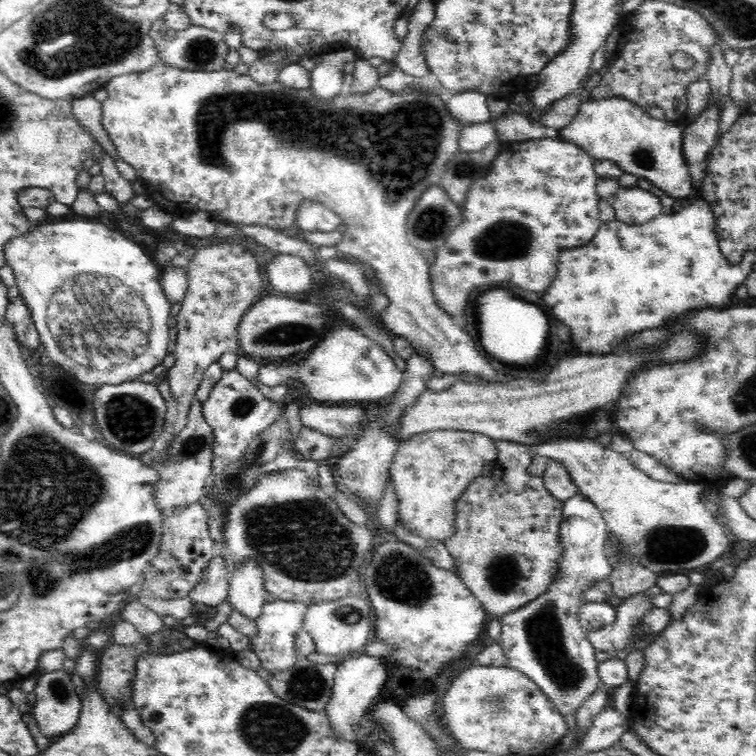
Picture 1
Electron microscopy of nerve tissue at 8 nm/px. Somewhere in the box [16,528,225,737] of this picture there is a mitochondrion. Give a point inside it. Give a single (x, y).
(58, 690)

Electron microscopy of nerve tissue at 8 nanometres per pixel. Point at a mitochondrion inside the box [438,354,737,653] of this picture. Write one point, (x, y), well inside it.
(665, 544)

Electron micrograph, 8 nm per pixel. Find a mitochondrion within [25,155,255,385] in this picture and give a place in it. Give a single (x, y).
(76, 319)

